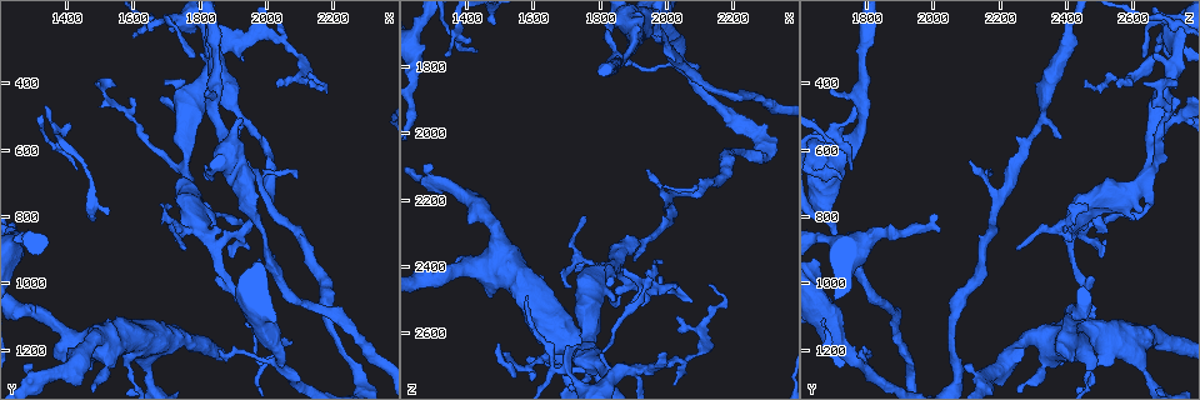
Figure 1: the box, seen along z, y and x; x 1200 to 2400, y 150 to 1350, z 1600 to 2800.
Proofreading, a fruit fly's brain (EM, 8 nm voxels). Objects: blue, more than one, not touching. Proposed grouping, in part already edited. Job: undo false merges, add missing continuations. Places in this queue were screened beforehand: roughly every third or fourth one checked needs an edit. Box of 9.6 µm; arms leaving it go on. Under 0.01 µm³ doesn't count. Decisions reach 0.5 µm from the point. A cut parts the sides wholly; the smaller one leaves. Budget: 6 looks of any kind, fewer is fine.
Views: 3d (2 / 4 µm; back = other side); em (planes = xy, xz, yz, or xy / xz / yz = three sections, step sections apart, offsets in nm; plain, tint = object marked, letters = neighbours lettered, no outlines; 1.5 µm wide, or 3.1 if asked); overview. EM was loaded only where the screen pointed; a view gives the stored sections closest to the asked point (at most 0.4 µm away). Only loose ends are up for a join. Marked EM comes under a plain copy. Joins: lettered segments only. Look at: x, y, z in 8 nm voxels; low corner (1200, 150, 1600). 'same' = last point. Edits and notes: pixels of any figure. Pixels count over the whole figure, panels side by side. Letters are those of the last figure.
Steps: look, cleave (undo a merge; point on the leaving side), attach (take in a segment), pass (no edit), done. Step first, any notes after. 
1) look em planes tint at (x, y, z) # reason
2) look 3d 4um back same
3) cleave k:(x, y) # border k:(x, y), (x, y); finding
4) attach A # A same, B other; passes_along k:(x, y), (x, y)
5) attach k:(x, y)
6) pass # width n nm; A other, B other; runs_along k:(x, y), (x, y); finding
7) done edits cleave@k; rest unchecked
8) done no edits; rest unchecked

look em yz step 8 letters at (1820, 680, 1730)

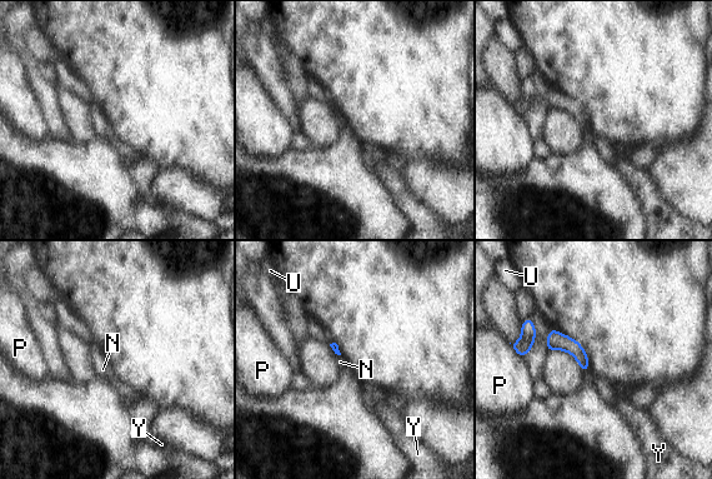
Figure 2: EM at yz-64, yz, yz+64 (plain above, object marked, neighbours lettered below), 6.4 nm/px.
look em planes letters same # another direction

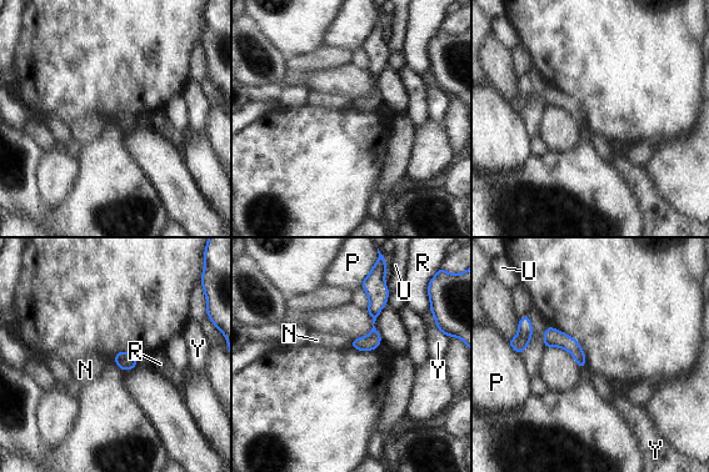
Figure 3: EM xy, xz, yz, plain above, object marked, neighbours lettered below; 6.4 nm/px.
pass # longest_contact R 240 nm; N other, P other, R other, U other, Y other; border 3:(350, 340), (351, 344); none of them fits

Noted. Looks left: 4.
look 3d 2um at (1950, 630, 2110) # tapers out

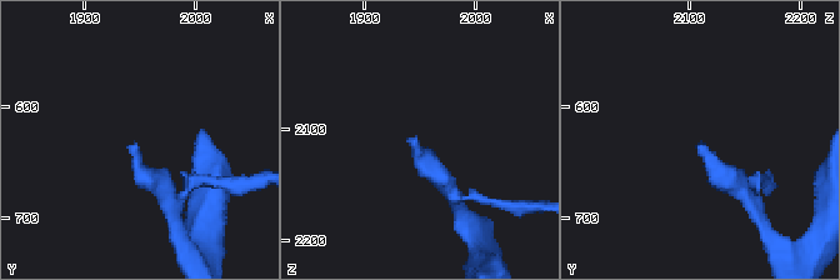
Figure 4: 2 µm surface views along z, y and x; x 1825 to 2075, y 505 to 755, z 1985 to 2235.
look em planes letters at (1948, 630, 2106)

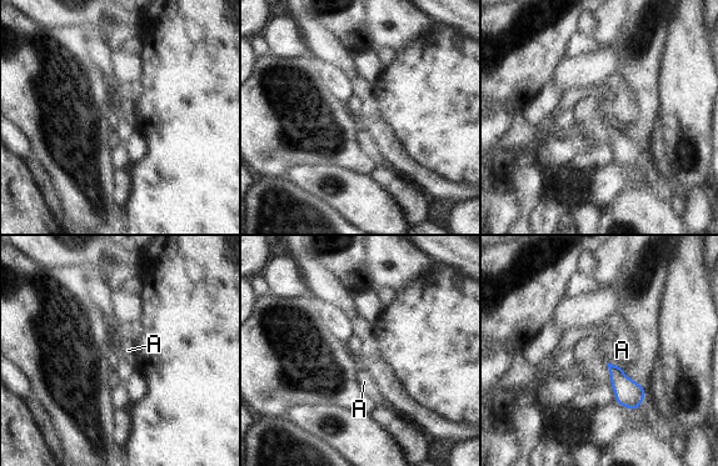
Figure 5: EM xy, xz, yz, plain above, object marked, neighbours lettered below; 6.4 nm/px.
pass # A other; border 5:(607, 362), (616, 364), (622, 369); no lettered segment goes on from it

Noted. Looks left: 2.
look em xz step 4 tint at (1520, 1270, 2320) # sudden change in width

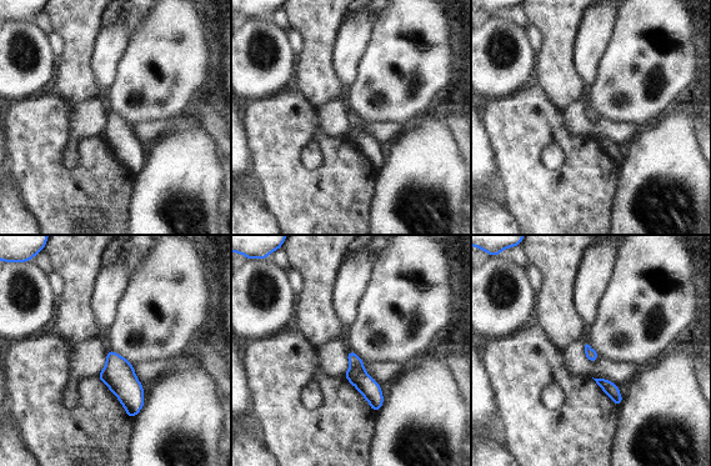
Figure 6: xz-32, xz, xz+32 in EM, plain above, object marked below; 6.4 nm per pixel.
look em planes letters same

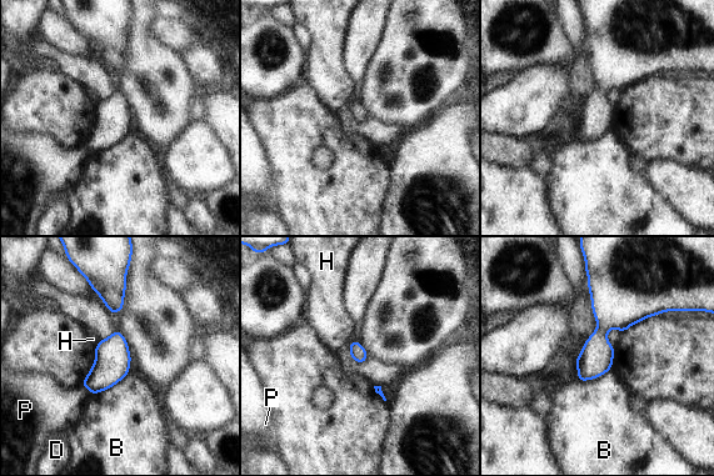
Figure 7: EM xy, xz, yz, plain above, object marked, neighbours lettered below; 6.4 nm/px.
pass # width 100 nm; B other, D other, H other, P other; continuous, no second neuron

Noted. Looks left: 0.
done no edits; rest unchecked

